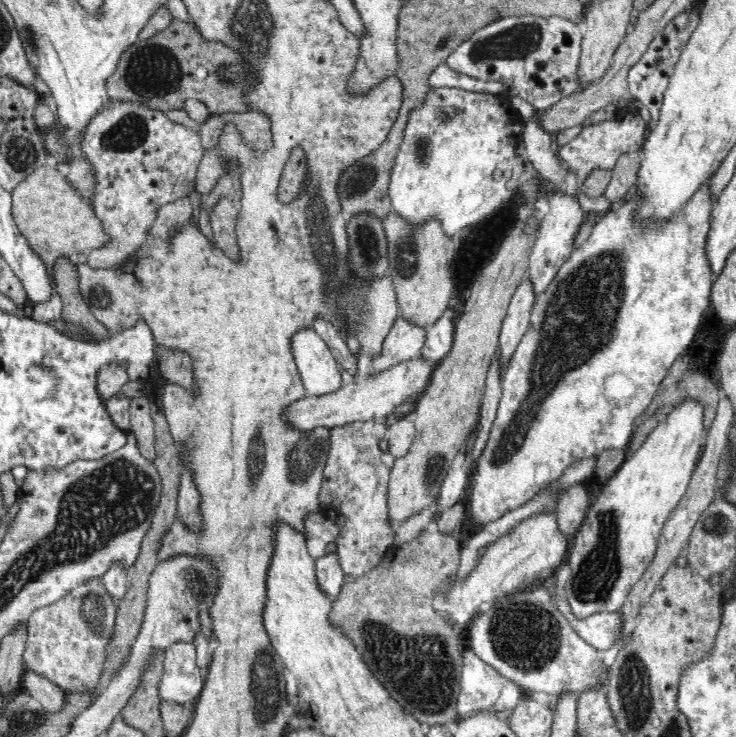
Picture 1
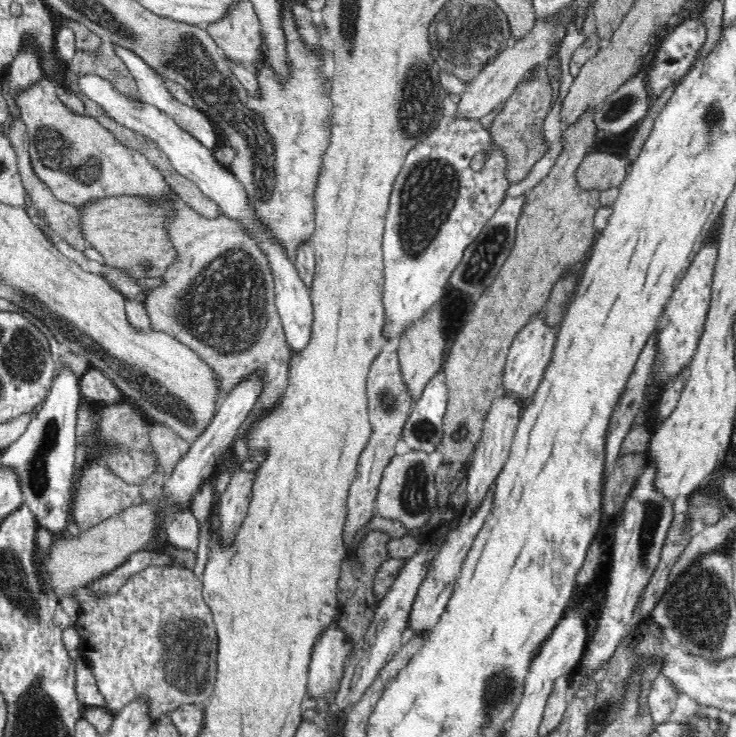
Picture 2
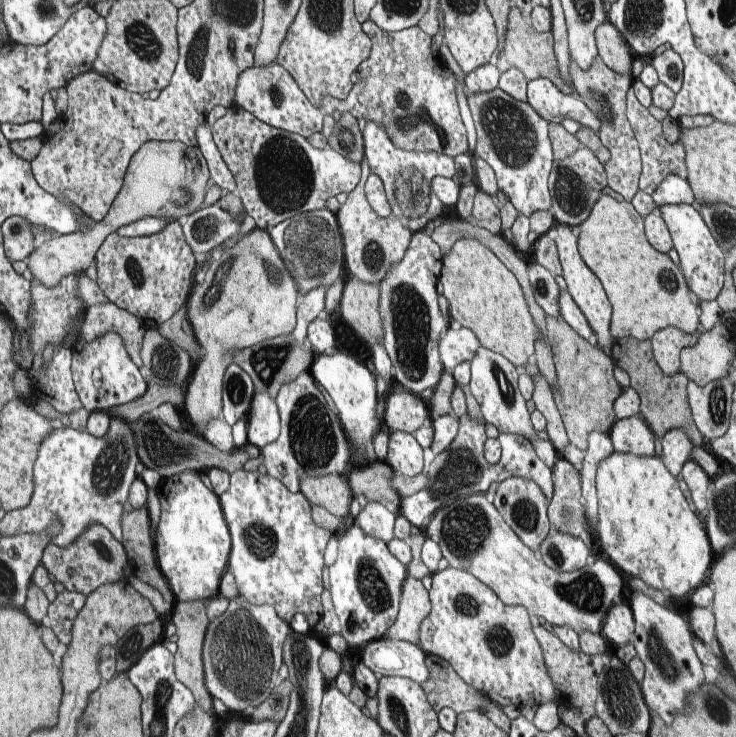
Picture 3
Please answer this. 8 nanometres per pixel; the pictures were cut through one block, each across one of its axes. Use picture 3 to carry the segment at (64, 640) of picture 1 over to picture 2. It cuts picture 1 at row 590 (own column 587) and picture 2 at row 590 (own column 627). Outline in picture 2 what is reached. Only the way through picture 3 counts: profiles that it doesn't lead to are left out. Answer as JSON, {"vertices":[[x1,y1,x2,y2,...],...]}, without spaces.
{"vertices":[[150,565,135,572,122,586,114,593,114,596,106,596,99,600,97,596,92,593,92,583,77,588,73,596,78,601,77,616,74,618,74,624,70,625,69,615,62,609,60,605,54,611,54,623,63,631,67,628,75,628,78,632,79,640,79,653,87,662,89,669,92,671,96,686,99,693,102,694,103,701,105,702,105,709,112,714,120,712,124,706,134,702,138,698,147,698,147,706,149,706,149,715,158,719,162,712,171,712,175,708,190,703,202,704,204,700,209,698,213,693,214,683,217,673,217,632,213,621,213,614,208,605,203,600,202,579,198,578,196,574,190,569,182,567,162,567,158,565]]}

